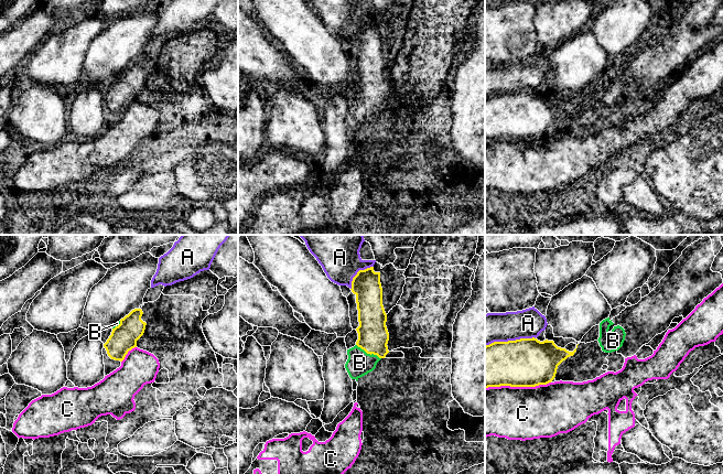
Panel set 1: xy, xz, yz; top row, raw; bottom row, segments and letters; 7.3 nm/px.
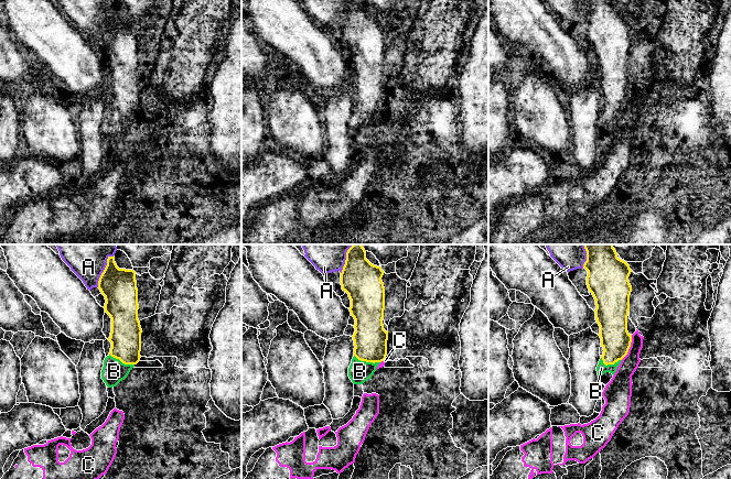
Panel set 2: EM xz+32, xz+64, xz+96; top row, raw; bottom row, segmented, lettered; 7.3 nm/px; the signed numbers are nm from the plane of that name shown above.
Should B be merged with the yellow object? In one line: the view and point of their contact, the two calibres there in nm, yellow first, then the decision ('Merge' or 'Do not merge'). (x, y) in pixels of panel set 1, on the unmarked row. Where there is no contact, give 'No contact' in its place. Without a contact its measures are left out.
Touches yellow at xz (368, 106). Thickness 220 nm (yellow) against 180 nm. Merge

